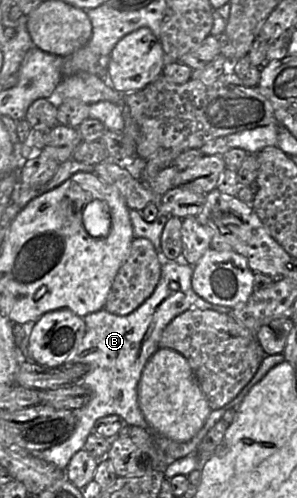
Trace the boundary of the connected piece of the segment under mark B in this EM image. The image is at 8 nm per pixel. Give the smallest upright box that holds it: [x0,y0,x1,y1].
[30,252,227,472]

